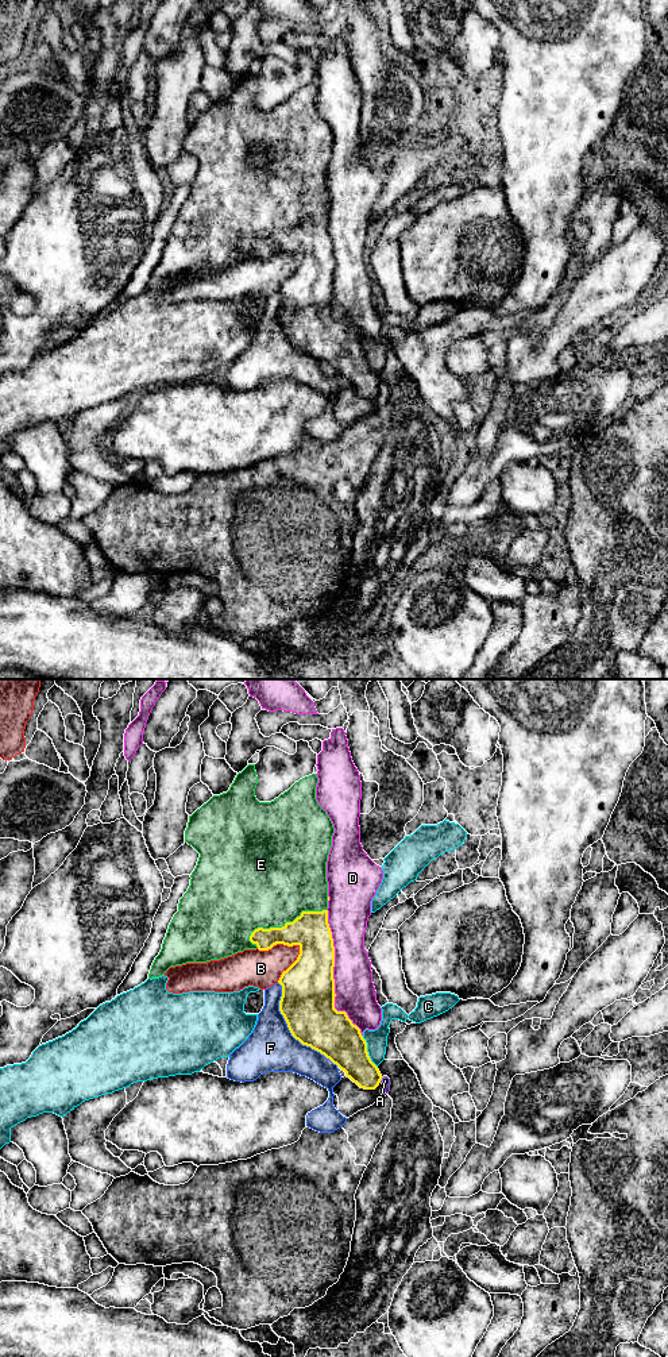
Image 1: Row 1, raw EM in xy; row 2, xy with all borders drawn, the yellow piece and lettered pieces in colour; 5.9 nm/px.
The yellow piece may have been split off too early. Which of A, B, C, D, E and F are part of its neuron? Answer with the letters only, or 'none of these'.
E

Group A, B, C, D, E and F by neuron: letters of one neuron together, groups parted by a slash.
A / B / C / D / E / F

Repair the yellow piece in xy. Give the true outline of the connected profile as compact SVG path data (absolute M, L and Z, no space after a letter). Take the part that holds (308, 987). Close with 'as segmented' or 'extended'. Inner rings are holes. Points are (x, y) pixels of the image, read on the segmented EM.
M248 764L236 775L227 793L213 795L189 816L185 843L192 845L200 857L190 875L190 886L179 899L178 911L169 925L162 949L151 965L148 978L159 978L170 967L220 960L244 949L269 951L277 944L298 945L297 960L282 972L278 980L282 986L279 1011L291 1036L302 1045L310 1046L329 1059L360 1088L375 1090L382 1075L368 1056L367 1042L347 1013L335 1009L335 947L327 910L329 901L327 861L335 828L316 799L317 783L317 775L312 774L296 782L274 801L259 802L255 797L258 784L255 764Z; extended

